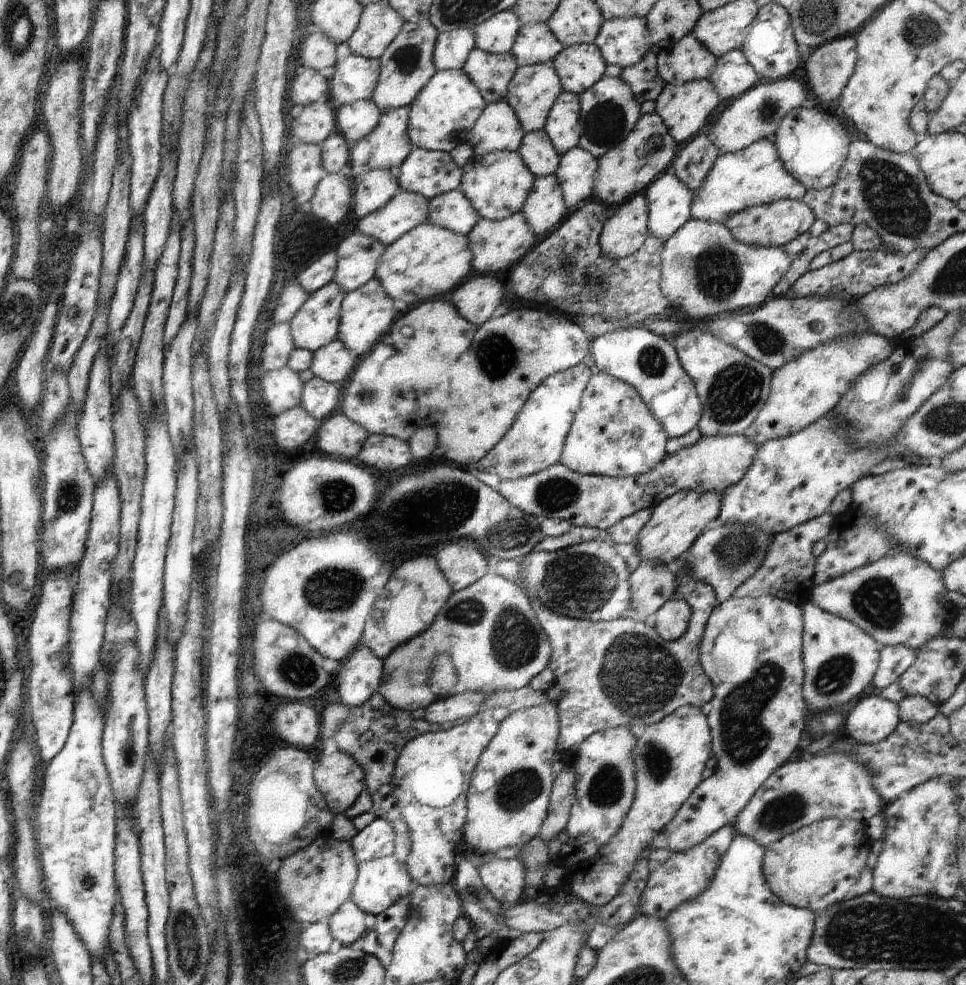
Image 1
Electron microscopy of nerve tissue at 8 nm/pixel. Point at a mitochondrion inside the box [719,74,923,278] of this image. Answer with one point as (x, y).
(771, 107)

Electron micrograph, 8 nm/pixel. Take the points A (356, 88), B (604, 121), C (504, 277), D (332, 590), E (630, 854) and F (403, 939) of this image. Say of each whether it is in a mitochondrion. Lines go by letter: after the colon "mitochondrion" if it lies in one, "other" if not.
A: other
B: mitochondrion
C: other
D: mitochondrion
E: other
F: other

